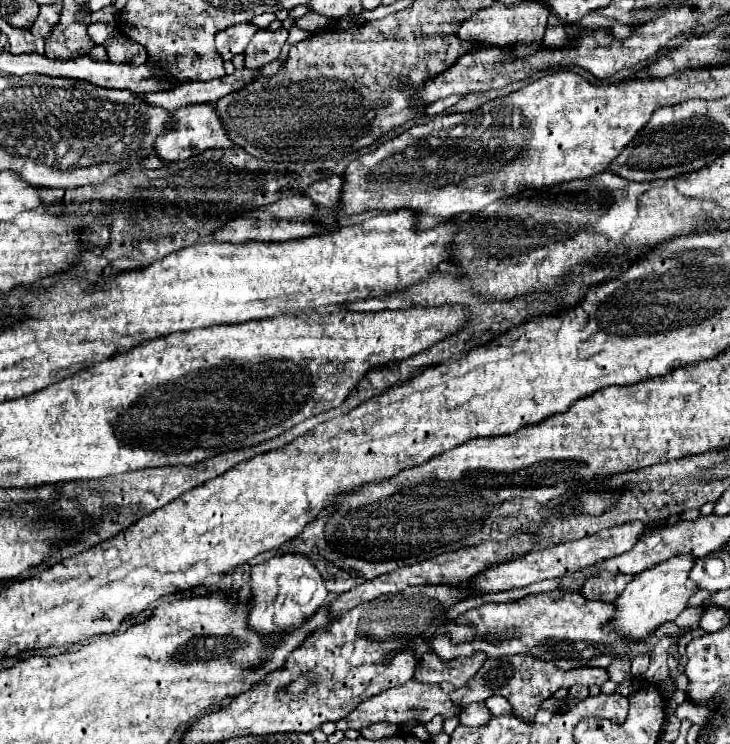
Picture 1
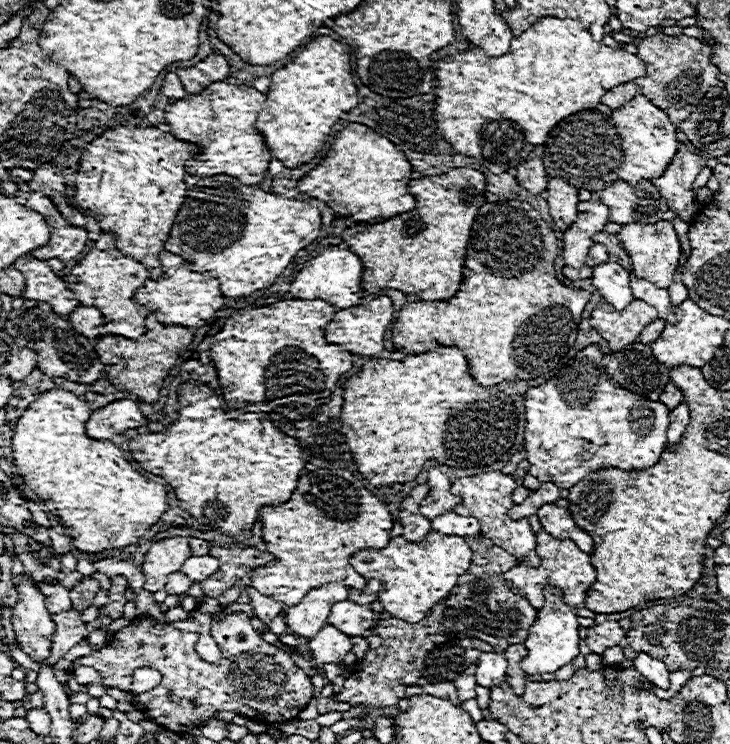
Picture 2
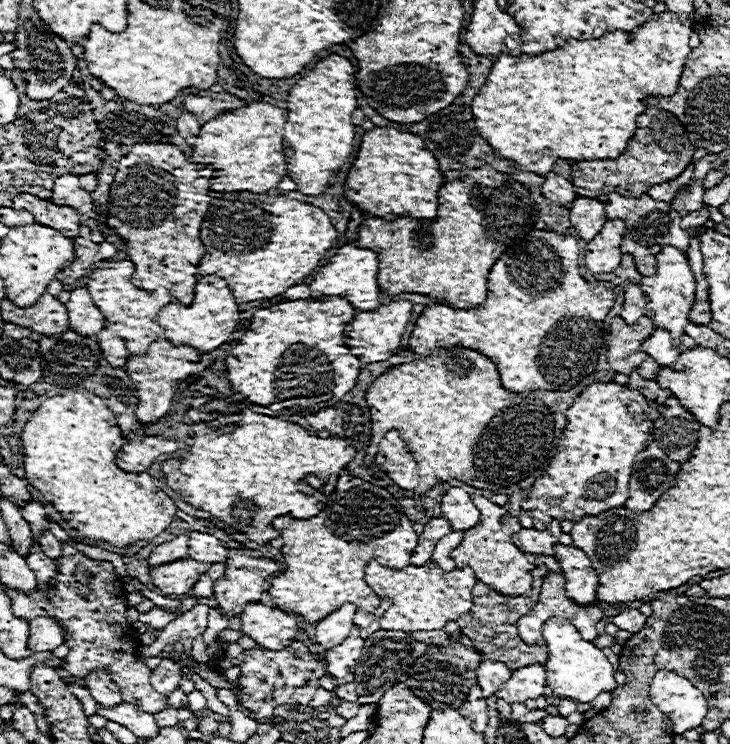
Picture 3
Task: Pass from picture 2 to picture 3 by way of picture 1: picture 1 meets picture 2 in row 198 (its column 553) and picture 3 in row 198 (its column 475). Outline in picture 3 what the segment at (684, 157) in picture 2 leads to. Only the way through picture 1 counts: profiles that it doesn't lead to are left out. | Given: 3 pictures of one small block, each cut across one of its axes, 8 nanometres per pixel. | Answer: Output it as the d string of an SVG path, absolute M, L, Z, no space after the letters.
M692 178L690 184L678 192L676 200L672 202L672 208L674 208L680 216L686 216L688 212L702 210L702 208L704 208L702 196L704 196L702 180L694 180L694 178Z

